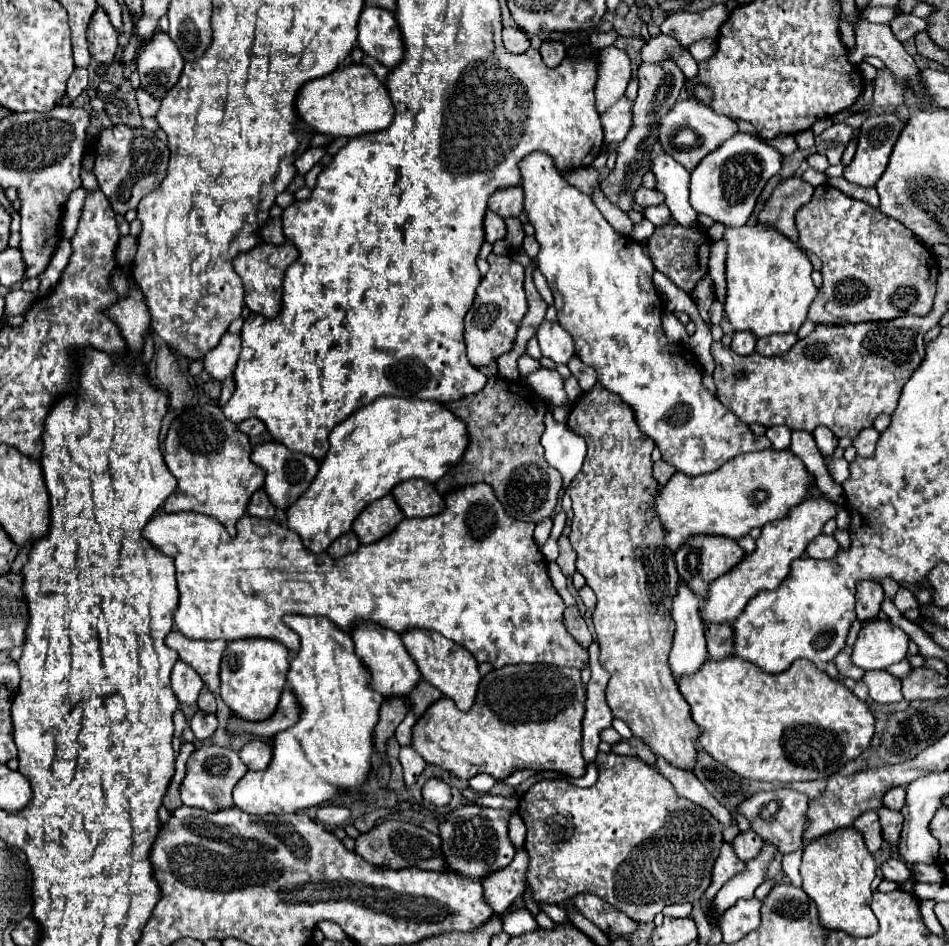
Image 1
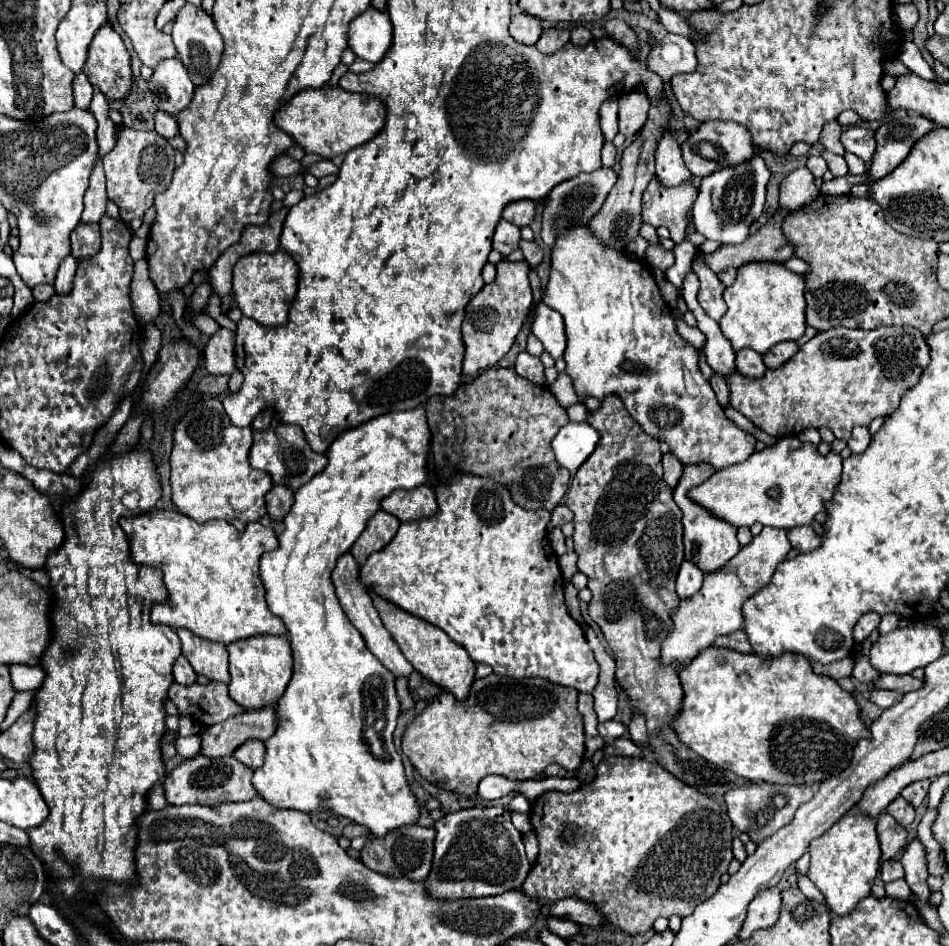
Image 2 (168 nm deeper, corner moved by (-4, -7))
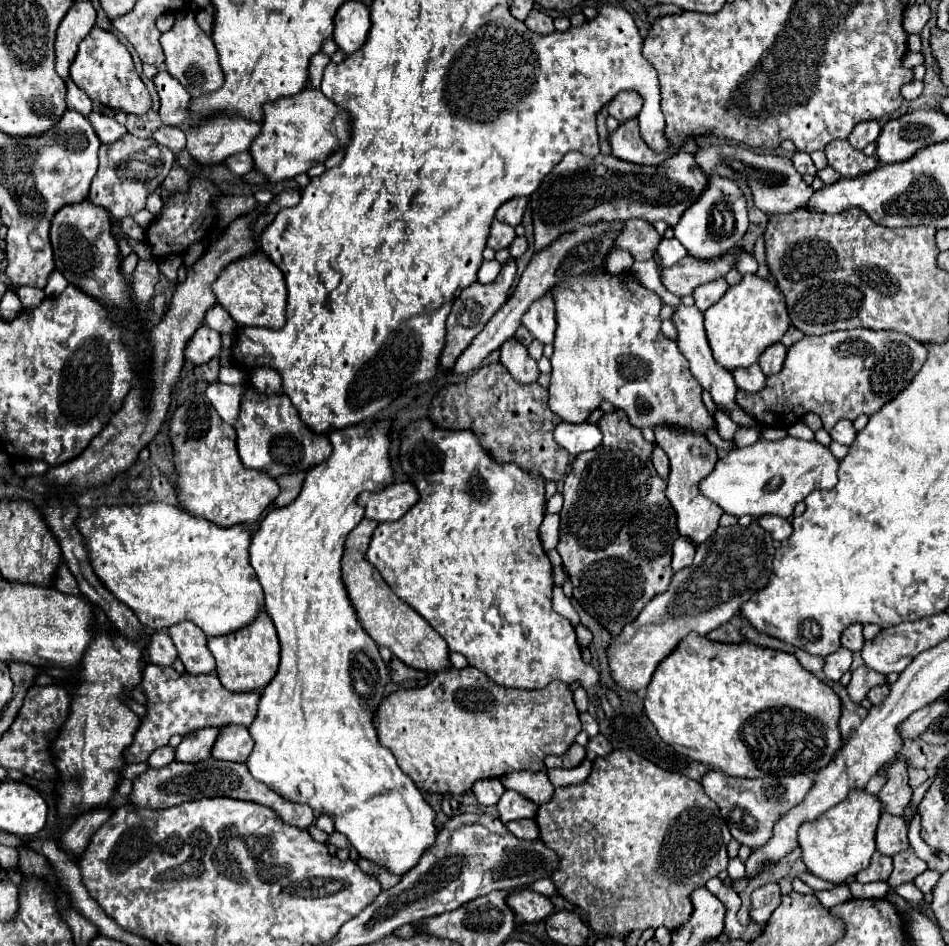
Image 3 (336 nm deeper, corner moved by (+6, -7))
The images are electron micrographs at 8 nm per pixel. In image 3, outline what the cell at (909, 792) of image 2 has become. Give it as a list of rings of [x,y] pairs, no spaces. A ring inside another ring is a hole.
[[[910,768],[908,770],[908,776],[910,776],[910,788],[918,788],[922,782],[928,780],[928,772],[926,770],[918,770],[918,768]]]

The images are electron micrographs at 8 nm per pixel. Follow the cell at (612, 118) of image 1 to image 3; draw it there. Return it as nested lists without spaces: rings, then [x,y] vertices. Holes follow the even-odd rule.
[[[620,92],[612,102],[606,104],[608,114],[614,116],[618,122],[636,118],[640,108],[642,108],[642,98],[636,92]]]

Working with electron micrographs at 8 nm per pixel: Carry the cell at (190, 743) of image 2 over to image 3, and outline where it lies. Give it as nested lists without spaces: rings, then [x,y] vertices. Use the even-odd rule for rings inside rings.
[[[164,746],[164,748],[160,748],[160,750],[154,750],[152,756],[148,758],[148,764],[150,764],[152,768],[168,766],[170,762],[174,762],[174,750],[176,750],[176,748],[172,748],[172,746]]]

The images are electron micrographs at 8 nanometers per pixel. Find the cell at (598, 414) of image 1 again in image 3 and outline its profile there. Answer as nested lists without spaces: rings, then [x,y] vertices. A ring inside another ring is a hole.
[[[616,408],[600,418],[598,428],[602,442],[590,452],[578,454],[562,486],[564,508],[560,512],[560,542],[556,546],[574,584],[574,598],[582,608],[608,630],[612,638],[640,614],[640,610],[656,596],[668,590],[672,580],[672,542],[680,536],[676,530],[676,512],[664,496],[666,482],[652,466],[654,446],[644,440],[642,432],[632,426],[626,414]]]

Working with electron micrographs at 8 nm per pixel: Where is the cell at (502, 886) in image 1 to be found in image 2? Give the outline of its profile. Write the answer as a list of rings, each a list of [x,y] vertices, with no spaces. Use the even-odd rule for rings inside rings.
[[[530,830],[526,834],[522,834],[524,838],[524,846],[526,846],[526,854],[530,858],[530,862],[536,862],[536,856],[538,856],[538,842],[536,842],[536,834]]]

